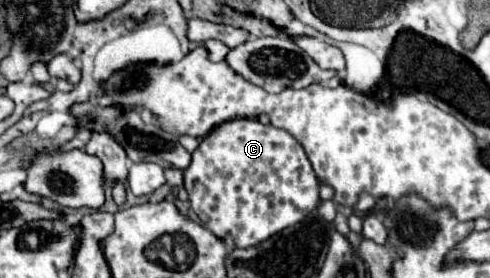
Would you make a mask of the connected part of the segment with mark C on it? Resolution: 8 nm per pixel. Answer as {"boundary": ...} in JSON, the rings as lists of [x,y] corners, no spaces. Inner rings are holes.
{"boundary":[[[234,119],[212,129],[200,147],[192,153],[192,163],[184,171],[184,187],[190,195],[190,205],[202,225],[210,229],[232,251],[236,247],[254,247],[274,233],[300,223],[320,205],[320,181],[304,153],[304,147],[284,129],[262,125],[258,119]]]}

